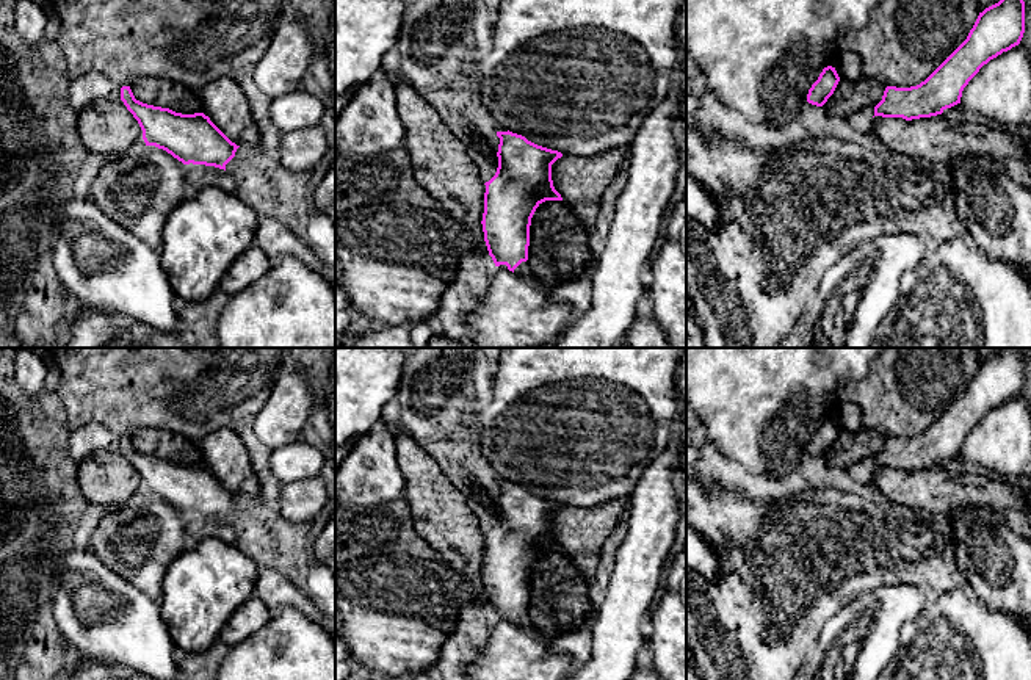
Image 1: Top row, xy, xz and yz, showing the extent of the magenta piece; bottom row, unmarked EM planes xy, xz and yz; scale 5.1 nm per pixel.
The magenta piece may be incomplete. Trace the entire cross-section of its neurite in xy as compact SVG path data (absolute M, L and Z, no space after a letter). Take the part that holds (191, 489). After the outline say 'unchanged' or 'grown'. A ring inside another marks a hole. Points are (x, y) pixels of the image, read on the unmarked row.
M130 437L121 439L121 451L133 465L143 481L146 497L166 501L183 515L205 515L226 522L240 497L232 494L204 464L182 465L169 459L154 458L135 450Z; unchanged

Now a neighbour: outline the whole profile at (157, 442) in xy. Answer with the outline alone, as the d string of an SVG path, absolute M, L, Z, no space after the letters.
M143 428L130 437L136 451L182 465L202 464L199 443L161 428Z

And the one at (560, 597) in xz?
M545 552L530 577L531 630L550 641L580 628L592 614L594 589L563 552Z

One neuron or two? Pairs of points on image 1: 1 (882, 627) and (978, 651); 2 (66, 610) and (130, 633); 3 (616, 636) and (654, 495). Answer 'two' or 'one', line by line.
1: one
2: one
3: one

